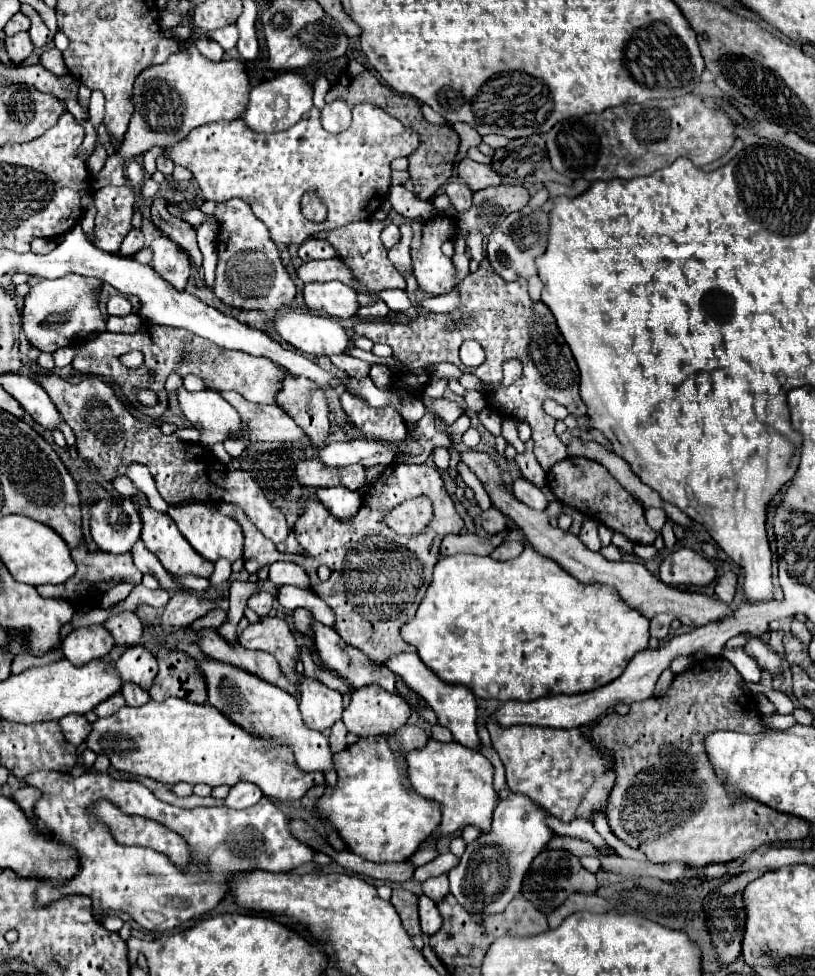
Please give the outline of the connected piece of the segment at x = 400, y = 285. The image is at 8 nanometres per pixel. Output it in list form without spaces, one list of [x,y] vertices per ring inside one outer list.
[[[371,219],[371,221],[355,221],[349,223],[345,227],[333,229],[333,231],[321,231],[317,235],[313,235],[315,239],[325,239],[329,241],[335,251],[337,257],[351,269],[351,273],[357,277],[357,283],[361,287],[365,287],[367,291],[357,291],[357,301],[359,305],[373,305],[375,301],[379,301],[379,293],[385,289],[405,289],[405,279],[397,273],[397,269],[389,263],[387,259],[387,249],[381,243],[381,231],[383,227],[389,223],[389,219]]]

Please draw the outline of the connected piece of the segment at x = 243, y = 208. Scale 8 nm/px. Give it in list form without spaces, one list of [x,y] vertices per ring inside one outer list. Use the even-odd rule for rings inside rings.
[[[229,199],[225,203],[219,203],[215,217],[221,223],[221,231],[217,235],[217,251],[219,251],[219,263],[217,263],[217,277],[215,277],[215,285],[213,291],[215,295],[229,307],[239,307],[239,309],[281,309],[291,305],[291,301],[295,299],[295,283],[289,277],[289,273],[285,271],[281,259],[273,253],[277,251],[277,245],[269,239],[269,231],[267,227],[253,215],[253,211],[249,209],[247,203],[243,203],[241,199]]]

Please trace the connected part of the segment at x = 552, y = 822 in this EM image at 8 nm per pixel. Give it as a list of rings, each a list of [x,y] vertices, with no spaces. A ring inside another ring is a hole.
[[[549,815],[547,825],[549,825],[557,835],[575,837],[575,839],[587,841],[587,843],[591,843],[591,845],[599,847],[599,849],[609,849],[611,853],[615,853],[615,851],[613,851],[613,847],[609,847],[609,845],[605,843],[605,839],[603,839],[595,829],[593,829],[591,819],[573,819],[573,821],[569,821],[569,823],[563,823],[561,819],[557,819],[557,817]]]

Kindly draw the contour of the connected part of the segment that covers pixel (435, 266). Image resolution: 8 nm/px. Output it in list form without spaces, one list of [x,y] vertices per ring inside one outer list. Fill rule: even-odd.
[[[437,215],[423,225],[421,247],[411,249],[413,269],[421,291],[431,295],[447,293],[455,283],[455,267],[441,253],[441,245],[457,235],[457,225],[451,217]]]

